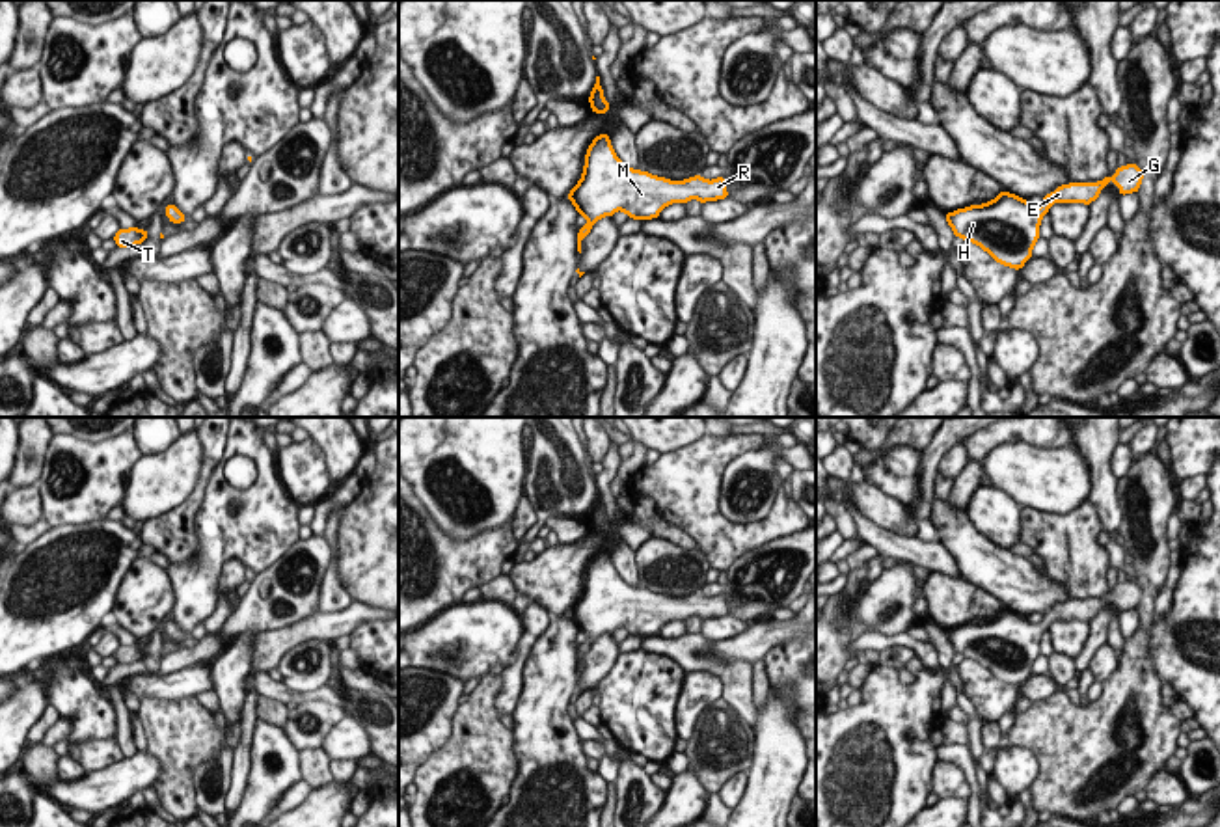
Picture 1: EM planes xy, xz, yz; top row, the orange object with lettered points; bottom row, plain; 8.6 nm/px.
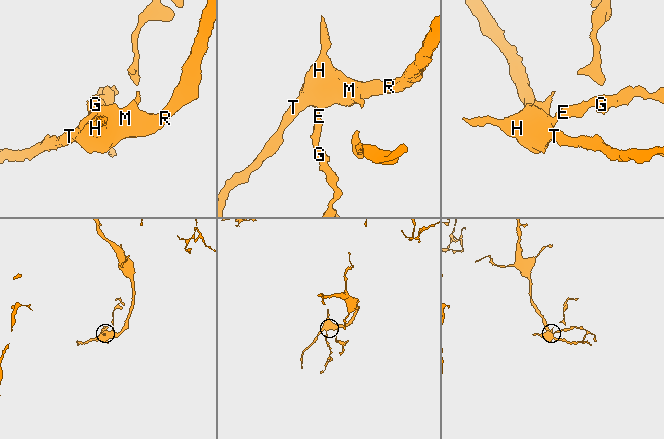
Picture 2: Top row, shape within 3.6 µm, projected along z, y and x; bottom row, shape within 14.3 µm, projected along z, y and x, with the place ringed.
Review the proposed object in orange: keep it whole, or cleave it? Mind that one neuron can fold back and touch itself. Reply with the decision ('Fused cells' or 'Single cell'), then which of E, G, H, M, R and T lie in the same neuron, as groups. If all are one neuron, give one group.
Single cell. Groups: E G H M R T

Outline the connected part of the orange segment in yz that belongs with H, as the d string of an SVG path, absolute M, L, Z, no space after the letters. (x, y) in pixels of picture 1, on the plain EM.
M1127 581L1118 585L1112 596L1106 592L1099 600L1062 602L1043 615L1041 624L1034 624L1026 617L1002 607L993 618L983 622L946 630L946 639L956 654L978 661L996 680L1021 687L1032 676L1041 637L1054 620L1090 622L1110 598L1119 605L1119 613L1138 611L1142 596L1142 587L1136 581Z

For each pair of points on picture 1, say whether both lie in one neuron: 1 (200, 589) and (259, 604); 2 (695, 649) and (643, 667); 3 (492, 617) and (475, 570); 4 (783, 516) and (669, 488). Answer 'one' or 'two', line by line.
1: two
2: two
3: two
4: one

